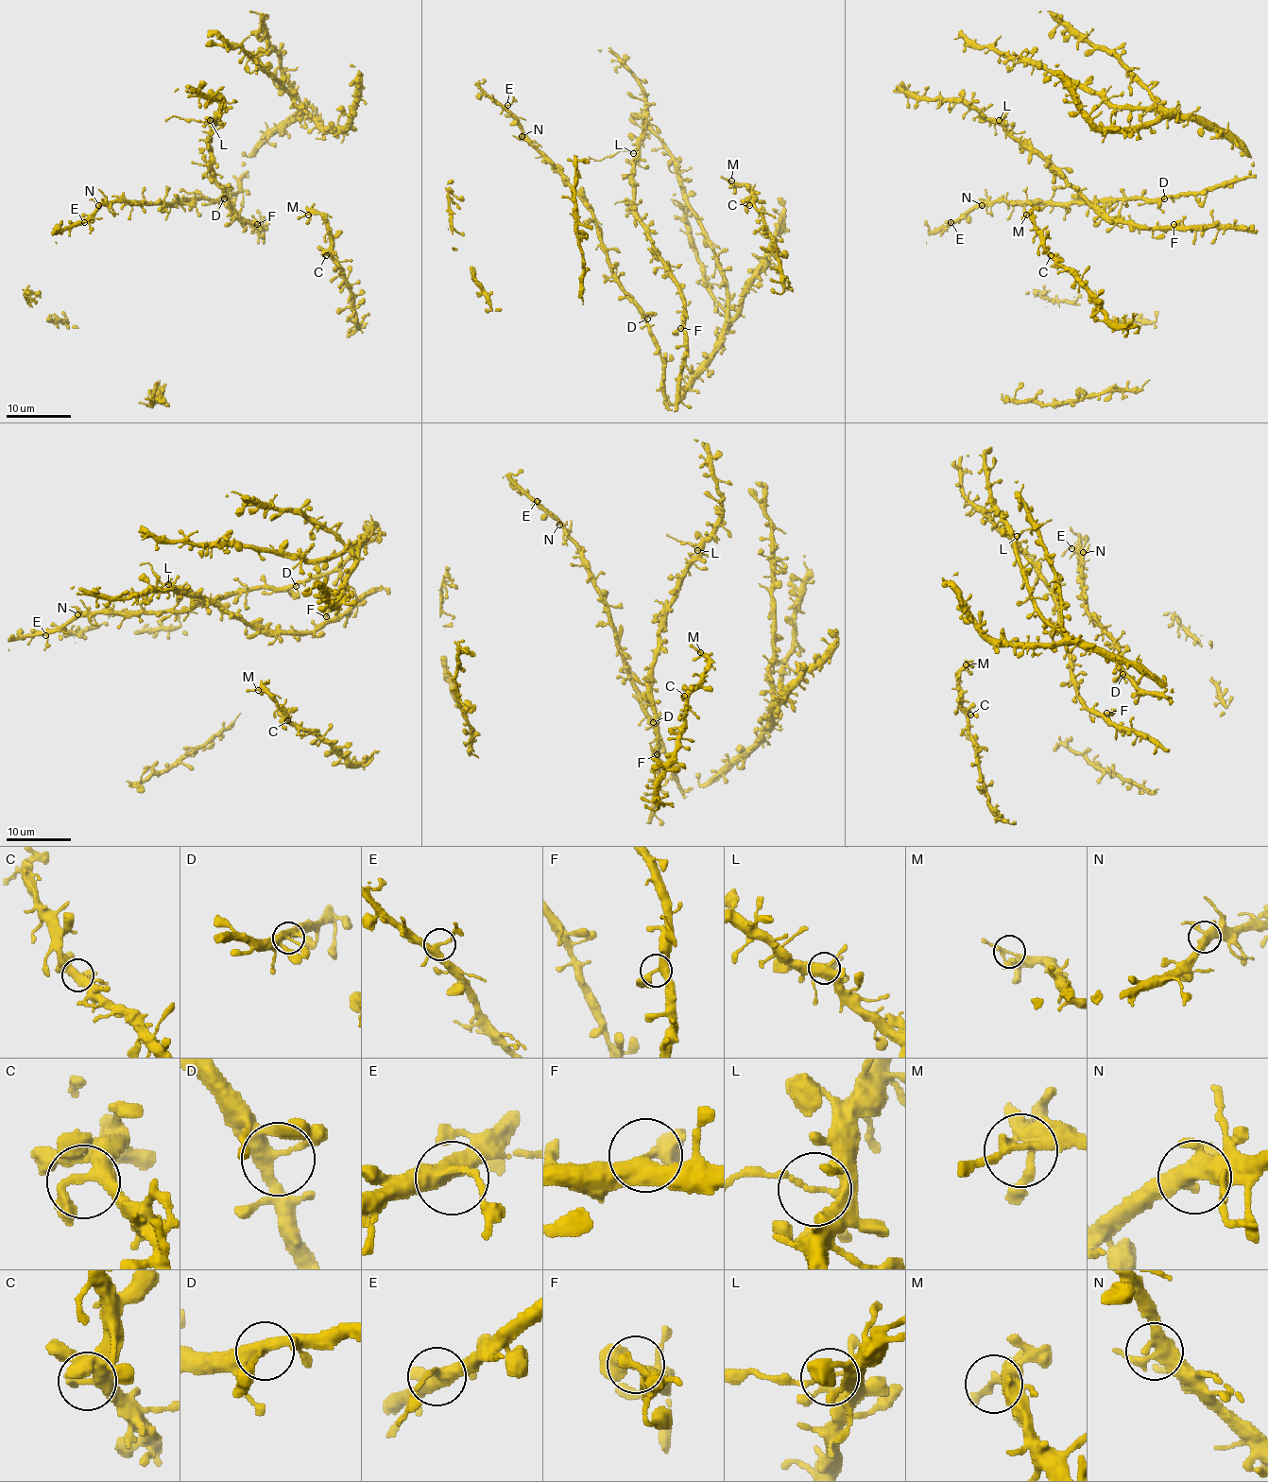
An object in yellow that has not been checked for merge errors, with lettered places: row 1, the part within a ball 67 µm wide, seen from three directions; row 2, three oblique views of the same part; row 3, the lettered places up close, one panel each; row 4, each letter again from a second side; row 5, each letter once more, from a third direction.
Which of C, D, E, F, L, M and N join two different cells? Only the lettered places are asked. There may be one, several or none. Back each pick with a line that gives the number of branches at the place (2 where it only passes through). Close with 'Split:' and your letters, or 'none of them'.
L: branches 3
Split: L

